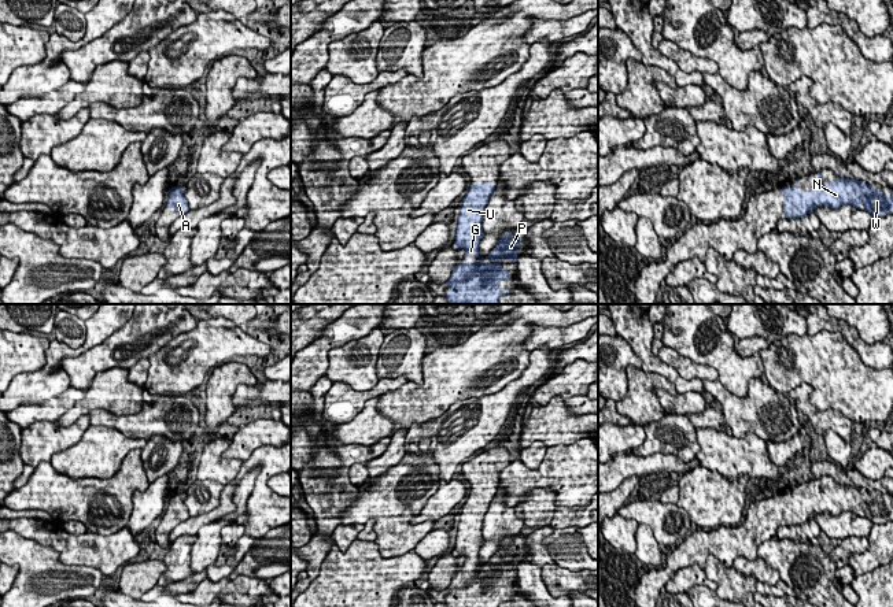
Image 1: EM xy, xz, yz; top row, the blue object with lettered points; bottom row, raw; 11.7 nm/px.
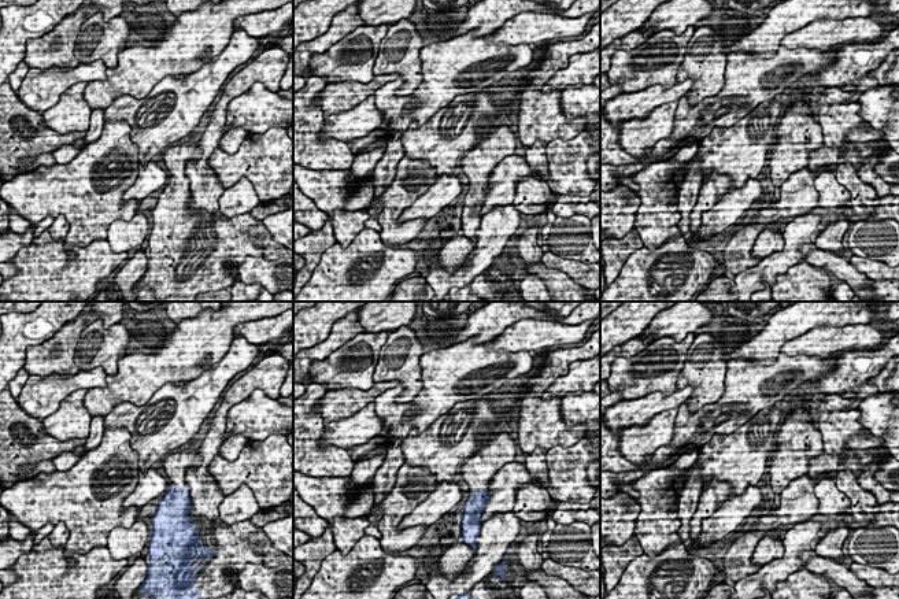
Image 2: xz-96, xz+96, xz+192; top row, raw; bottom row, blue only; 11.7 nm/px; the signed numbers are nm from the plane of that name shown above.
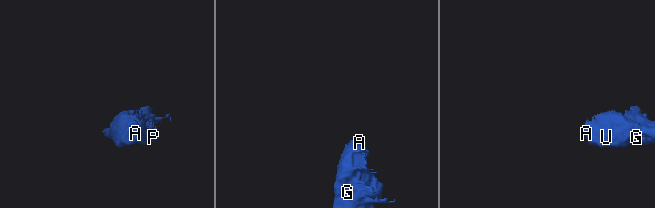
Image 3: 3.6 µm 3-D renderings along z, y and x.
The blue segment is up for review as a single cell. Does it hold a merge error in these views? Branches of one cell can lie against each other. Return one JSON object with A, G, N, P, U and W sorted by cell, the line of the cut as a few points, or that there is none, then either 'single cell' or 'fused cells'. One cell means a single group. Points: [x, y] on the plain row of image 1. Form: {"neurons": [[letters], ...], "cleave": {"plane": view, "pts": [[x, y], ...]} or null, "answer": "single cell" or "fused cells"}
{"neurons": [["A", "G", "N", "P", "U", "W"]], "cleave": null, "answer": "single cell"}

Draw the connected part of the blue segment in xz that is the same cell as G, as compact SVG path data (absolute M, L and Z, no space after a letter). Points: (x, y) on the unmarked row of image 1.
M481 489L471 492L468 496L468 500L462 506L462 511L460 514L460 522L457 526L457 536L455 536L455 555L464 555L465 562L464 565L479 565L479 570L458 570L455 575L451 580L451 584L446 591L449 595L444 599L444 603L447 607L499 607L501 603L508 602L506 593L499 597L498 589L509 585L509 580L506 575L501 575L499 571L502 569L502 565L505 563L506 567L510 567L512 570L517 569L516 560L520 555L520 545L514 544L510 540L506 540L505 544L499 544L499 548L497 554L490 559L488 566L494 566L494 570L484 570L483 566L479 563L479 551L483 545L483 519L486 512L488 511L488 507L495 496L495 489Z

